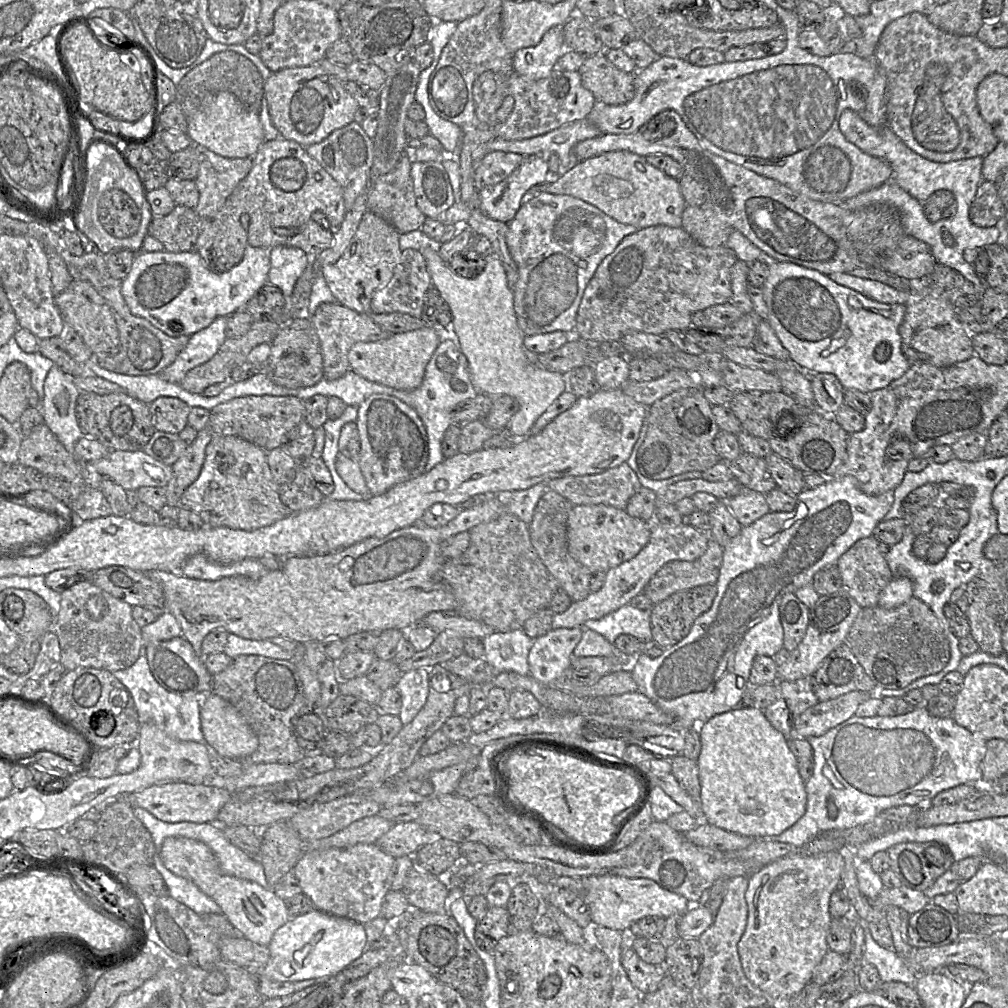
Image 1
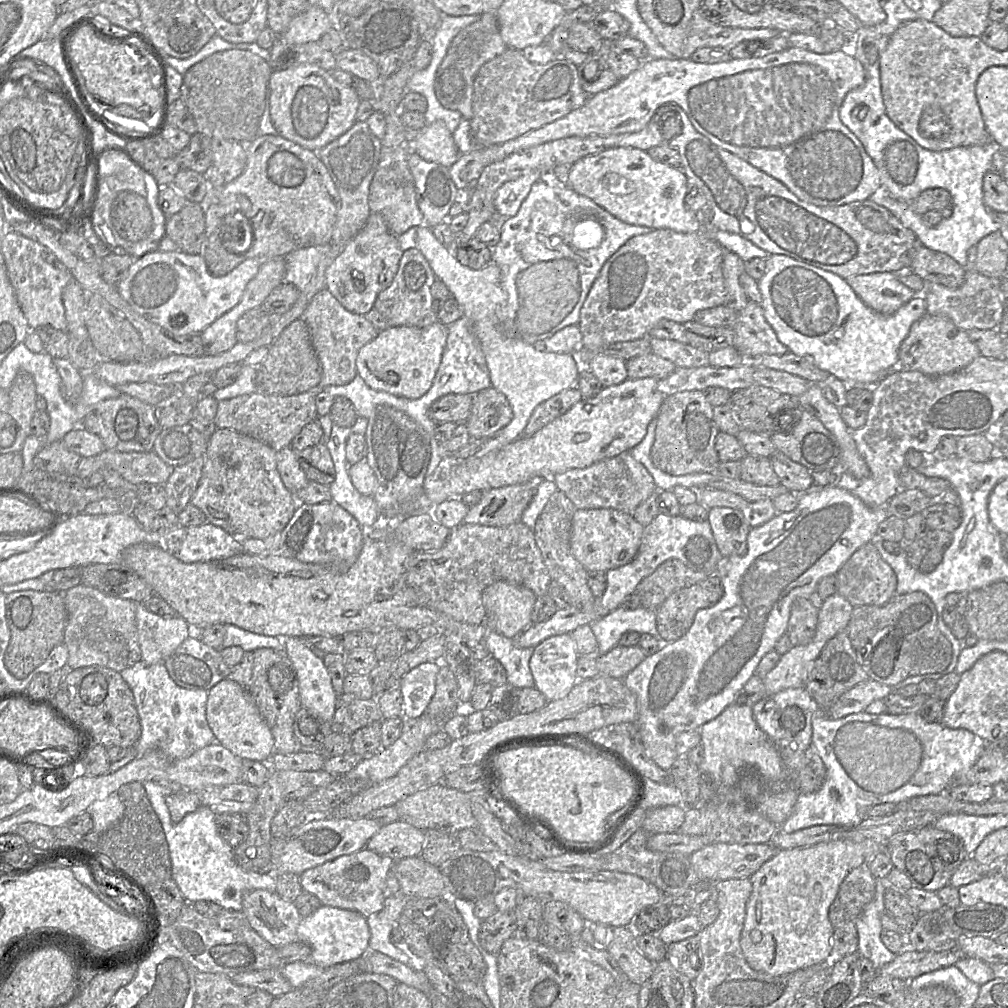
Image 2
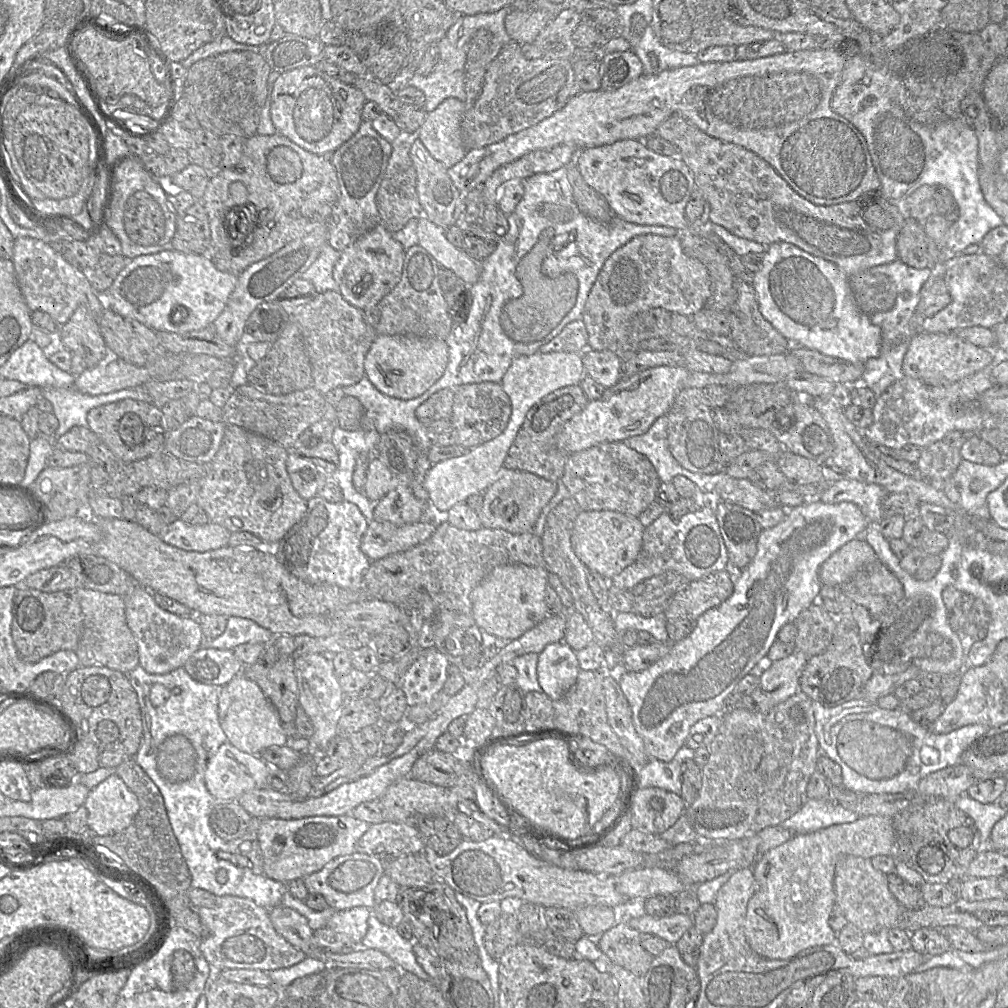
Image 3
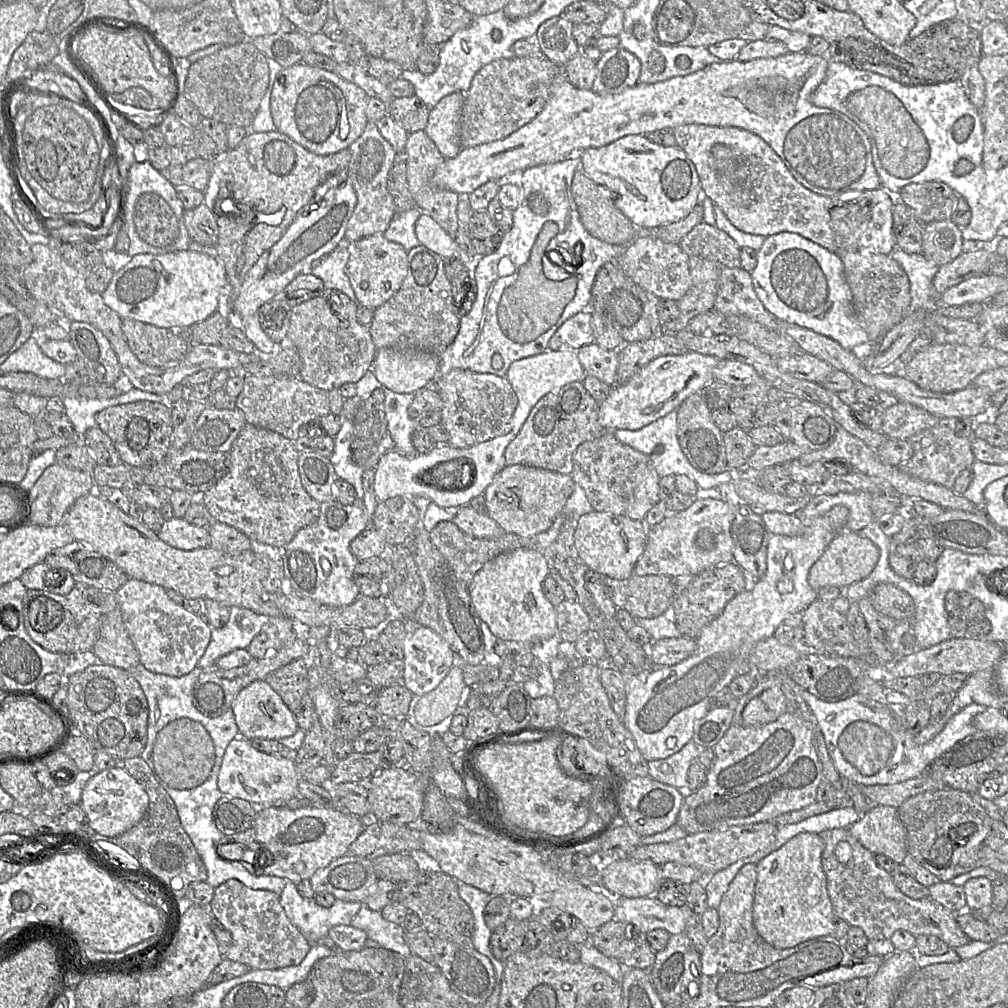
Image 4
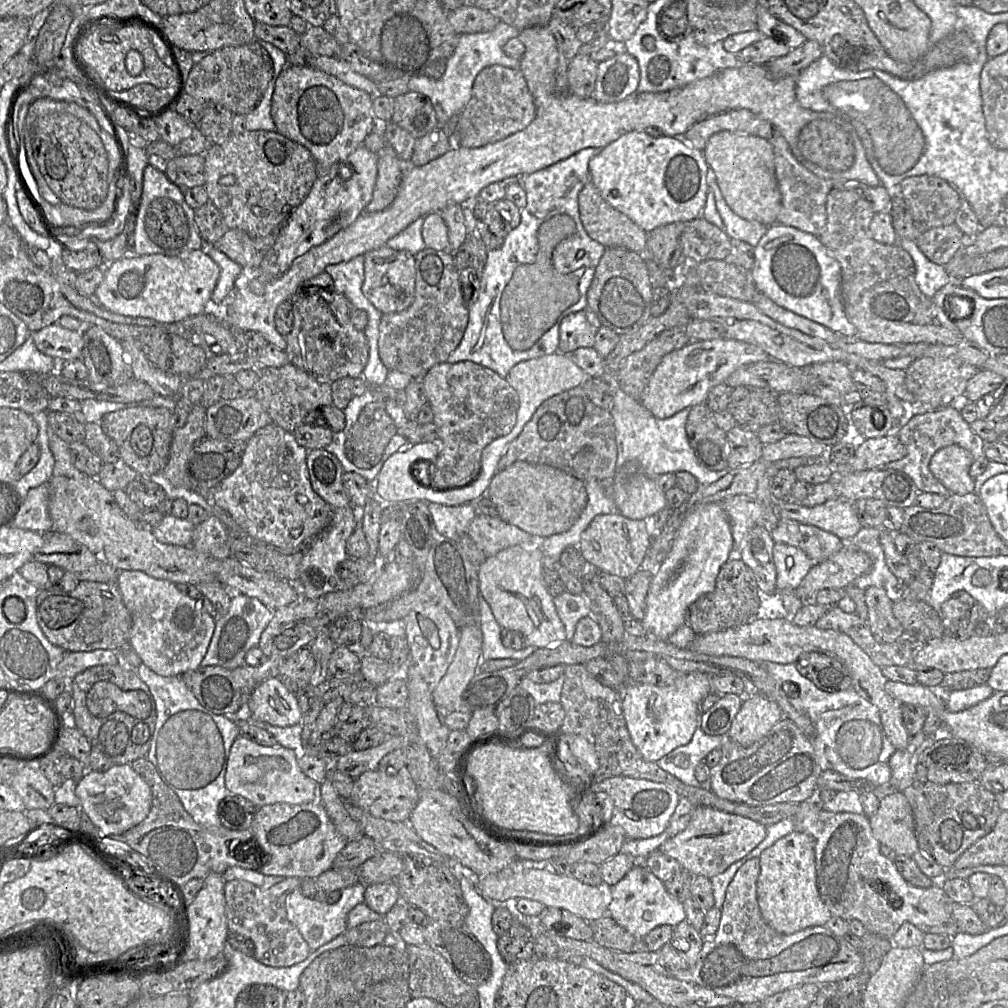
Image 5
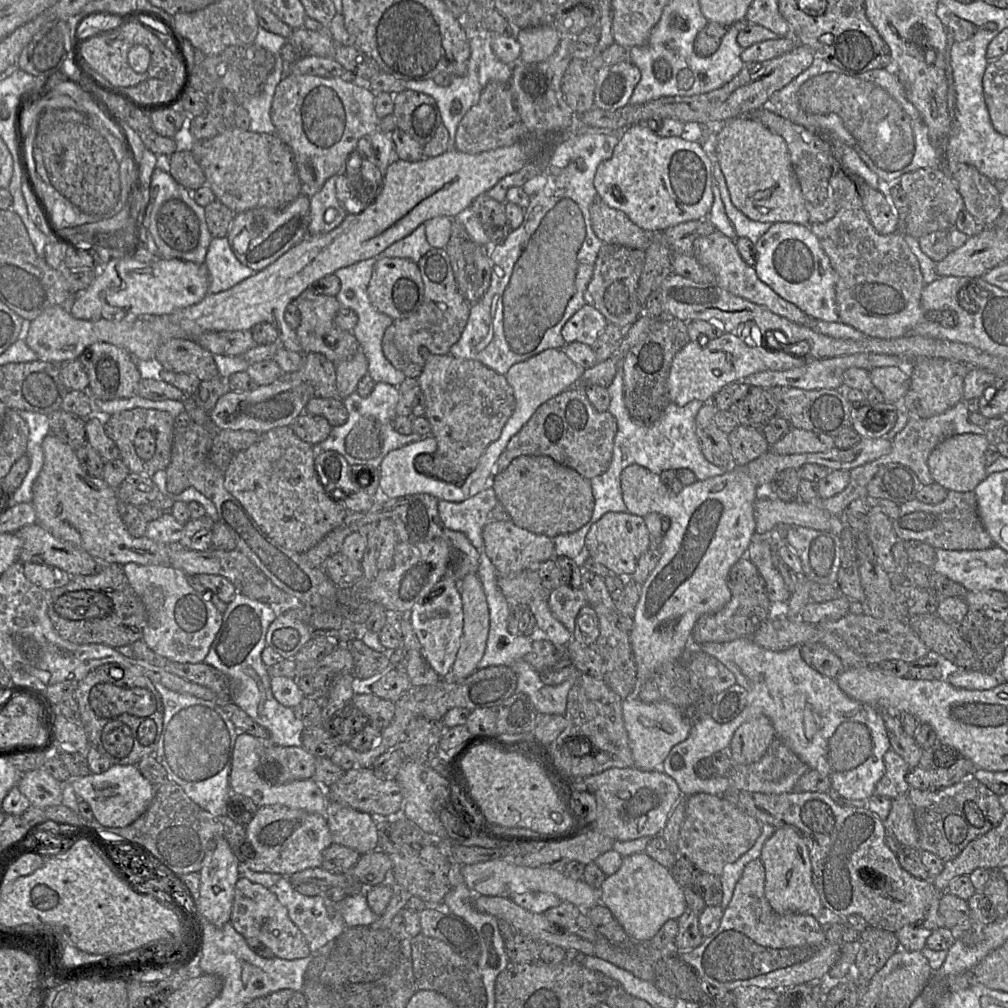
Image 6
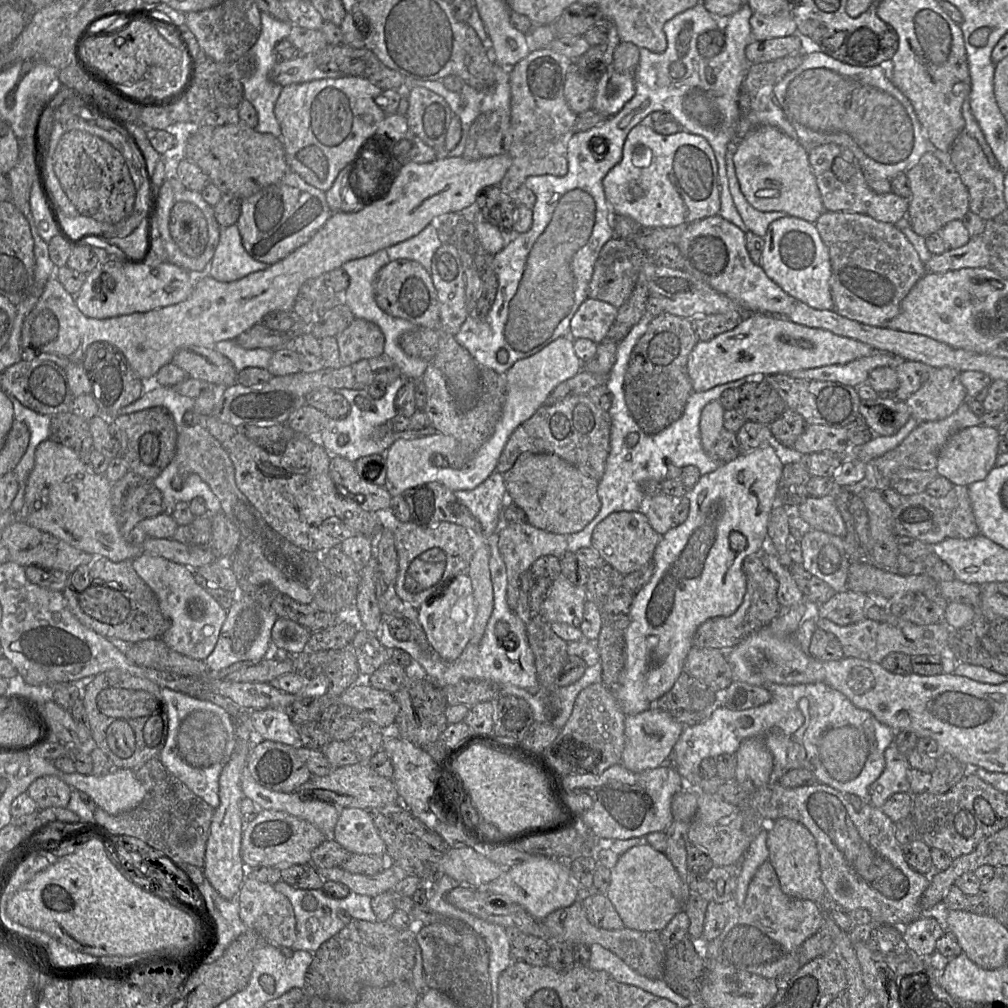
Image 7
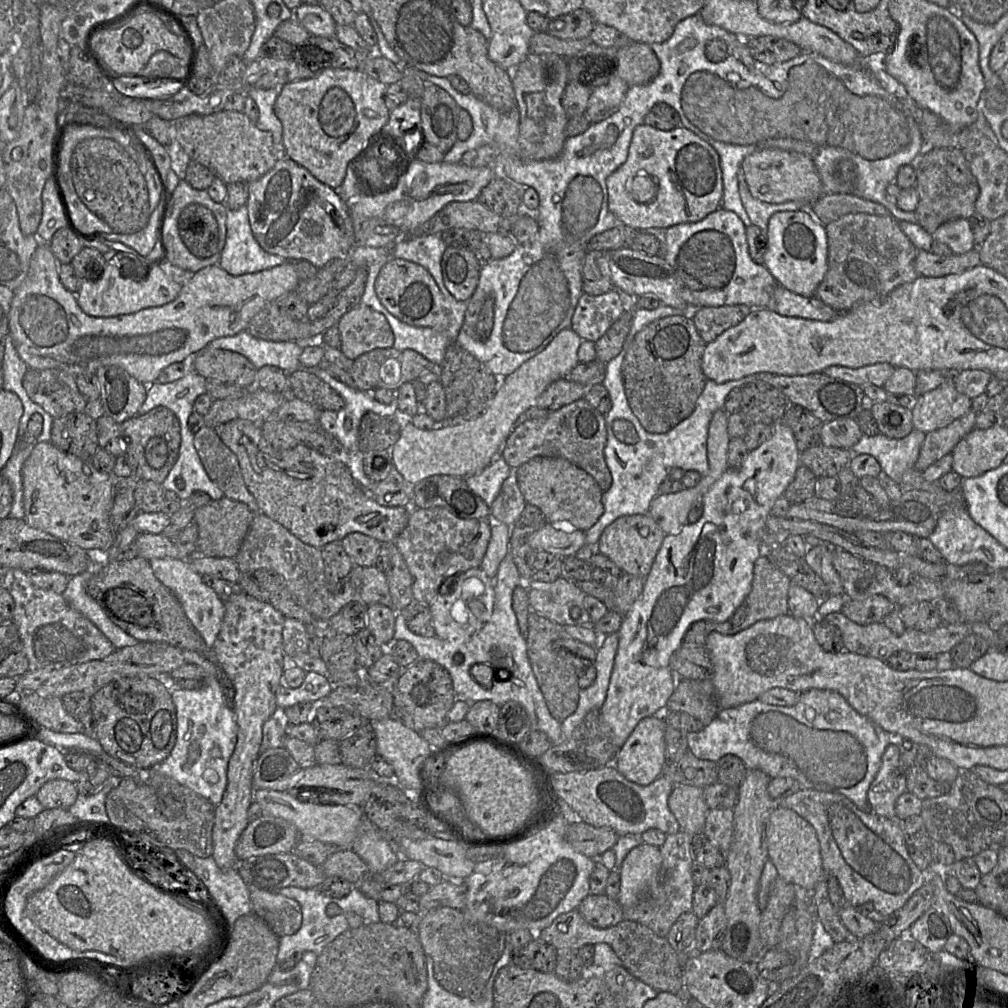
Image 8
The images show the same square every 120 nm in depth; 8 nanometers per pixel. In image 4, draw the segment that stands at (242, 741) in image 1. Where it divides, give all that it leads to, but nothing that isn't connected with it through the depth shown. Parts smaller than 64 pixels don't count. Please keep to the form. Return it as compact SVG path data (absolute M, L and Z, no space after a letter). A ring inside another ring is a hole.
M256 680L243 688L232 703L232 711L239 736L247 740L255 738L279 740L293 736L299 728L294 714L265 680Z

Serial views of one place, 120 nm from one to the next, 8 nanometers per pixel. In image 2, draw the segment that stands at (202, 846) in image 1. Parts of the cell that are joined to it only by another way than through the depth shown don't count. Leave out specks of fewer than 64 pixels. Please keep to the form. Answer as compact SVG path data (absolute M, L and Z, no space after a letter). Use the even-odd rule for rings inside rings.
M256 889L245 892L242 911L250 926L276 948L296 941L296 930L302 920L294 903L276 892Z

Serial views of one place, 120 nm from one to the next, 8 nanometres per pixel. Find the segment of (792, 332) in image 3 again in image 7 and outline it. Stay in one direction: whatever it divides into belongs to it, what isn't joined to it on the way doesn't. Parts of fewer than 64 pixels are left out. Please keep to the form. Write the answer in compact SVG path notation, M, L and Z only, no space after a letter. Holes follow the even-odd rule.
M786 215L769 225L763 240L759 266L766 275L796 301L817 310L832 310L830 258L815 223Z

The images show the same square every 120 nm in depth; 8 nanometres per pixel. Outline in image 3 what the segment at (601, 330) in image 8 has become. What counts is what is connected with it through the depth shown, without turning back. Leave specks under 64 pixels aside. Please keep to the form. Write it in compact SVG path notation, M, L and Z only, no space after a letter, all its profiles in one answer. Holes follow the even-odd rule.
M582 319L568 323L562 331L546 344L539 352L574 352L582 354L588 348L588 333Z

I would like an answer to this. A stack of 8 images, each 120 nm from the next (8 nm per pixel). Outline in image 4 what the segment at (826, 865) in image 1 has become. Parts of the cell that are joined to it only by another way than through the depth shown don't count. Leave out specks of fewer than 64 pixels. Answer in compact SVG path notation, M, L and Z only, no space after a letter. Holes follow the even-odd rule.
M872 805L848 829L874 855L884 854L901 864L908 854L906 829L897 808ZM802 832L756 864L753 923L759 935L777 949L834 934L833 906L822 866L825 844L818 833Z

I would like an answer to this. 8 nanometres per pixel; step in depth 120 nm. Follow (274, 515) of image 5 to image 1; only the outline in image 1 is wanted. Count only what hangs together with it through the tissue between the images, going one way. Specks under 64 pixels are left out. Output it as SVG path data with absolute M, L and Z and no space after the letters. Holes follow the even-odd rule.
M214 435L206 447L201 472L183 492L180 507L196 512L209 527L253 531L270 526L290 513L279 497L278 486L272 477L265 450L238 436Z

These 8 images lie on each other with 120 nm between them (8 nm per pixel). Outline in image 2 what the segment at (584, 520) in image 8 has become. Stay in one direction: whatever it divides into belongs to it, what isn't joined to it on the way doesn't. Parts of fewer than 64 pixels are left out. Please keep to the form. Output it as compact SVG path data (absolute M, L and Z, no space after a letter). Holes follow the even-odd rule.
M529 481L485 491L481 501L468 510L463 523L502 527L520 522L535 494L536 482Z

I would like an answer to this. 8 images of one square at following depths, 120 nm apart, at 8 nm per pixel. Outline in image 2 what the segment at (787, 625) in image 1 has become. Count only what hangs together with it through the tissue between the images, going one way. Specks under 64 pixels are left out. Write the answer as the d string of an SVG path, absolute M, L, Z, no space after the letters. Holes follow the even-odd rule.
M798 598L792 603L786 634L793 646L808 644L814 638L818 612L807 598Z

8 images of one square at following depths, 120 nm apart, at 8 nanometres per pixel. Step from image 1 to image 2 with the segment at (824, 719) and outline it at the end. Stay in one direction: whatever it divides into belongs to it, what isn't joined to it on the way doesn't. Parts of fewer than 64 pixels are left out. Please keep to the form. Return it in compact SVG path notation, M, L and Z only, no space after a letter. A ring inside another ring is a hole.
M870 679L857 684L845 692L831 707L819 712L829 718L840 719L864 711L873 701L886 699L891 693L892 687Z

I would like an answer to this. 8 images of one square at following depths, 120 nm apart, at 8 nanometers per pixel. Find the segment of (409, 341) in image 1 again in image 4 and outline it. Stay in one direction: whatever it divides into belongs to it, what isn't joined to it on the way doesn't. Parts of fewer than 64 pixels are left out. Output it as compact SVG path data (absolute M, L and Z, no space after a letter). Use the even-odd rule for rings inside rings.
M381 348L376 351L372 370L377 380L389 390L416 393L435 381L440 356L426 351L398 351Z

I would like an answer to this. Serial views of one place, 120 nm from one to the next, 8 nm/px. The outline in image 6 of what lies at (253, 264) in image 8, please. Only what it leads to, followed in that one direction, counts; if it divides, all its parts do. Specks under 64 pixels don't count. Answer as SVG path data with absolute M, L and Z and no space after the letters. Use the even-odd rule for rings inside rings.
M227 237L212 238L204 267L208 275L208 293L212 294L228 290L256 273L236 258Z

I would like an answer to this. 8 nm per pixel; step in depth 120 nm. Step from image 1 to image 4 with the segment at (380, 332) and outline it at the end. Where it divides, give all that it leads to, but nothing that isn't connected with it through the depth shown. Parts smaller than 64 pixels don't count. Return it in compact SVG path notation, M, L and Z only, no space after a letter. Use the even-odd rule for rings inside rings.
M325 289L321 295L292 308L287 338L295 345L301 359L299 378L311 386L325 390L339 389L347 383L357 383L372 368L378 350L370 333L370 328L357 320L358 304L338 290Z

